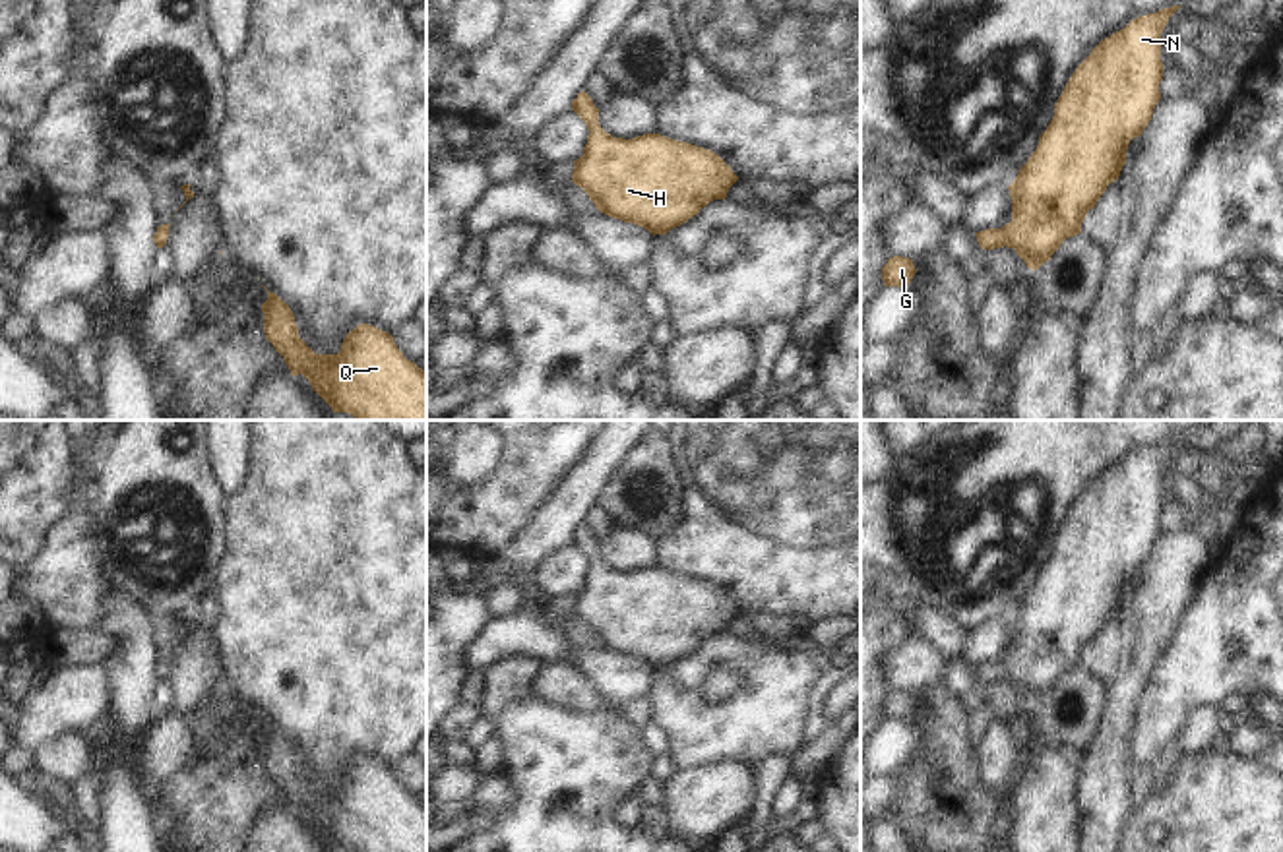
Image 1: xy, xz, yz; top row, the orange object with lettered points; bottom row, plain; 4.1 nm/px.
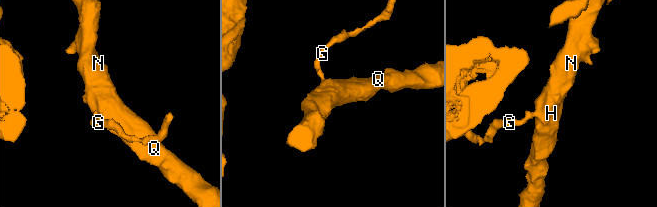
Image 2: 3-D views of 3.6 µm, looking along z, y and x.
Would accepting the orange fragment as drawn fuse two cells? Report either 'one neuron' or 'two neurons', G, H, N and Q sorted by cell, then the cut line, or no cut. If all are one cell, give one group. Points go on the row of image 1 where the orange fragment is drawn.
one neuron; G H N Q; no cut

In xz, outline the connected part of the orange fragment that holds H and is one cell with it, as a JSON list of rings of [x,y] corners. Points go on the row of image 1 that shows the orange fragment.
[[[585,91],[572,101],[572,110],[589,130],[583,155],[574,161],[572,182],[589,196],[601,213],[643,227],[653,236],[680,227],[709,201],[725,199],[729,188],[738,180],[731,167],[709,149],[661,134],[632,139],[612,137],[599,126],[599,108]]]

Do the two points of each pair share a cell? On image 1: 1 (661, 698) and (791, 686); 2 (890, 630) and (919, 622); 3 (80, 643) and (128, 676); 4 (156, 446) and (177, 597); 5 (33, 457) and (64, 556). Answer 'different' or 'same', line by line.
1: same
2: different
3: different
4: same
5: different

